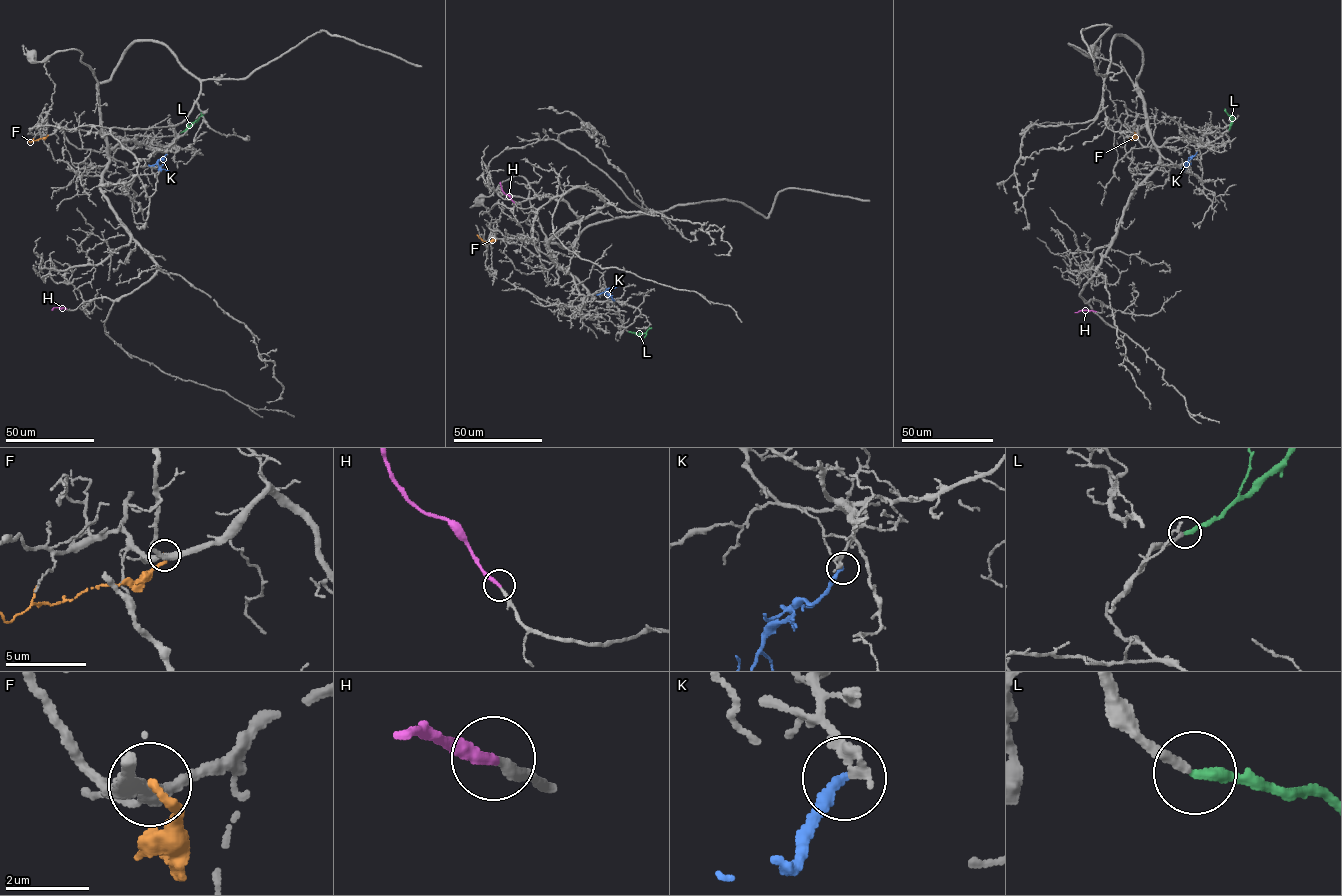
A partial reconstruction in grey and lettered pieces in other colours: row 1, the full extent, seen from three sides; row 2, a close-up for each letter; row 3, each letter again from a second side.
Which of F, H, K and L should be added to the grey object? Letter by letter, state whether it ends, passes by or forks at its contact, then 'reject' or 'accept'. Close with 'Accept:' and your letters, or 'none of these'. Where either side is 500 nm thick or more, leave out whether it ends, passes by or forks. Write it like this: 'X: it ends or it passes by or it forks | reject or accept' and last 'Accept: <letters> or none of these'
F: it ends | reject
H: it ends | accept
K: it ends | reject
L: it ends | accept
Accept: H, L

